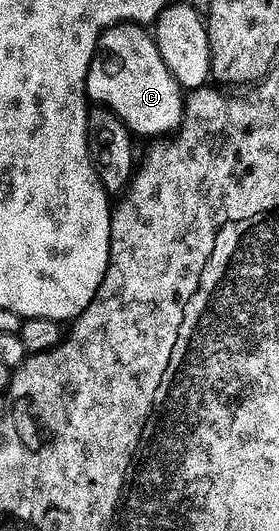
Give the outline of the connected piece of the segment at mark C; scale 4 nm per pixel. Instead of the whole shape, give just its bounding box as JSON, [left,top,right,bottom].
[85,23,187,139]

